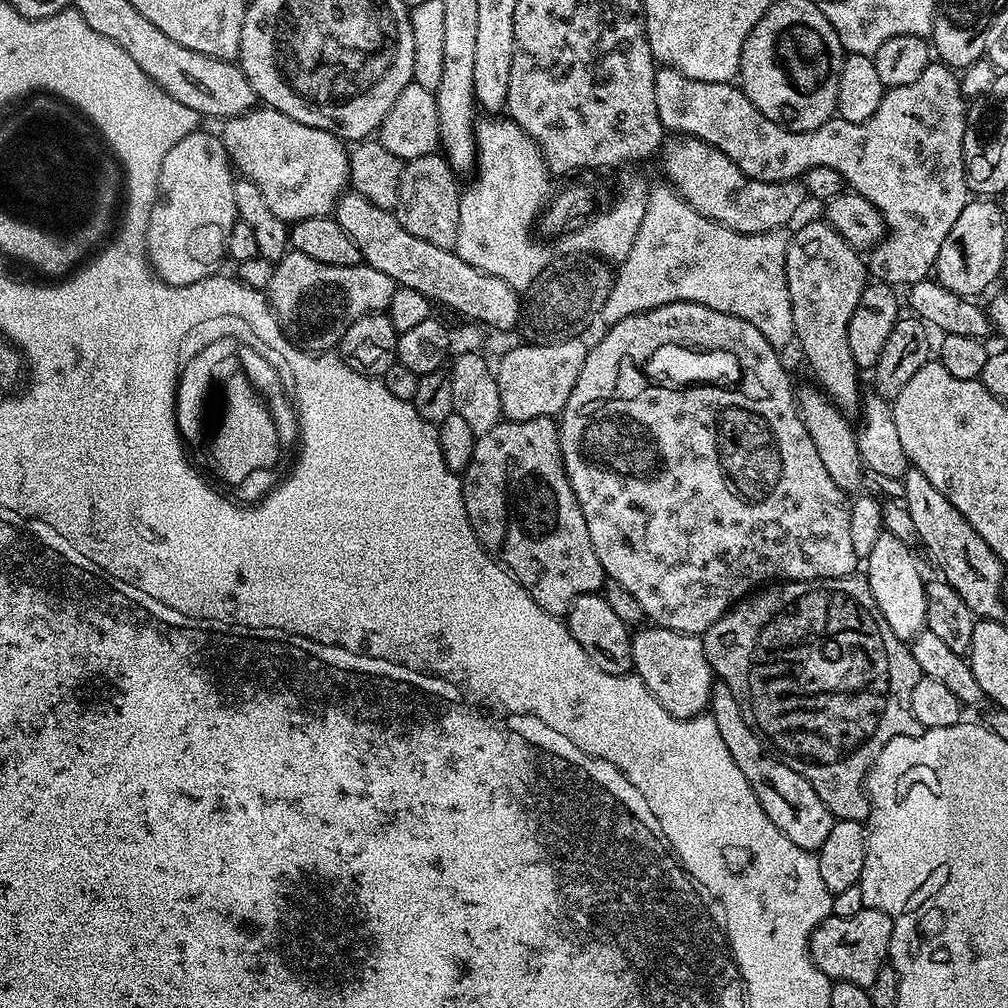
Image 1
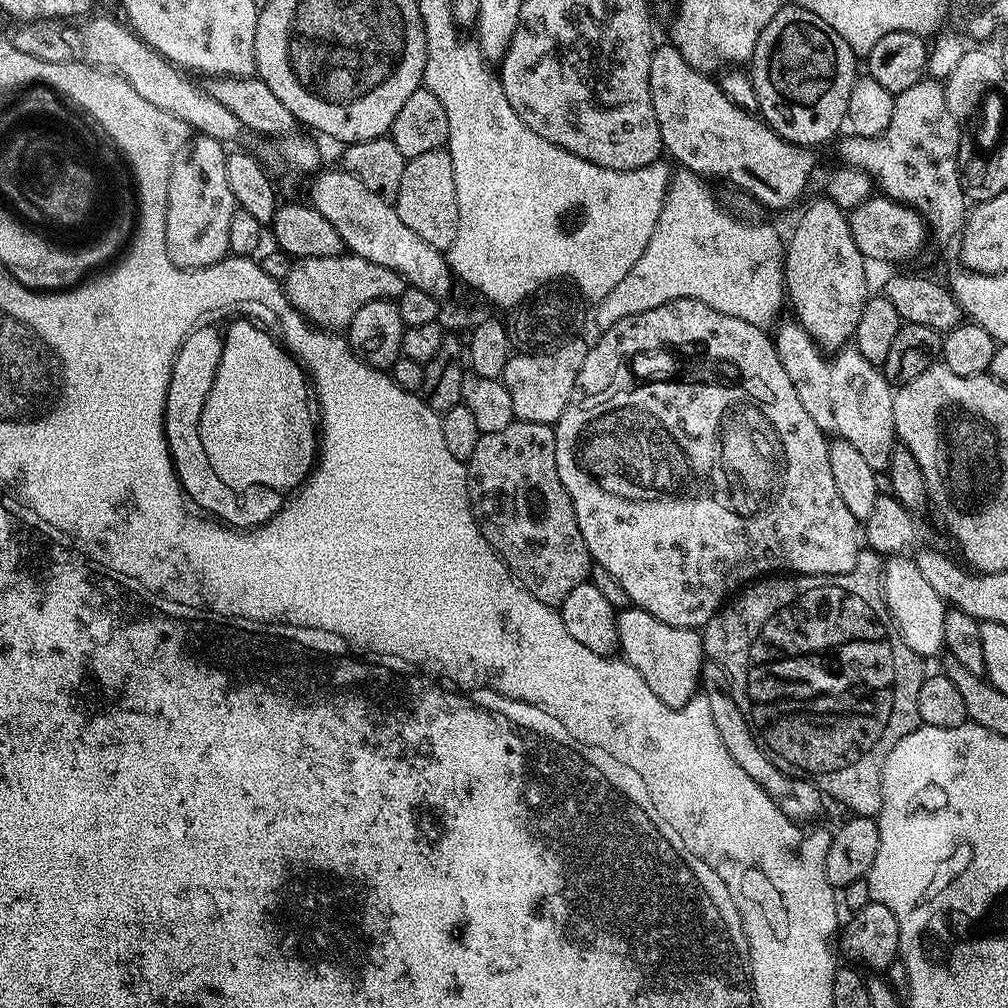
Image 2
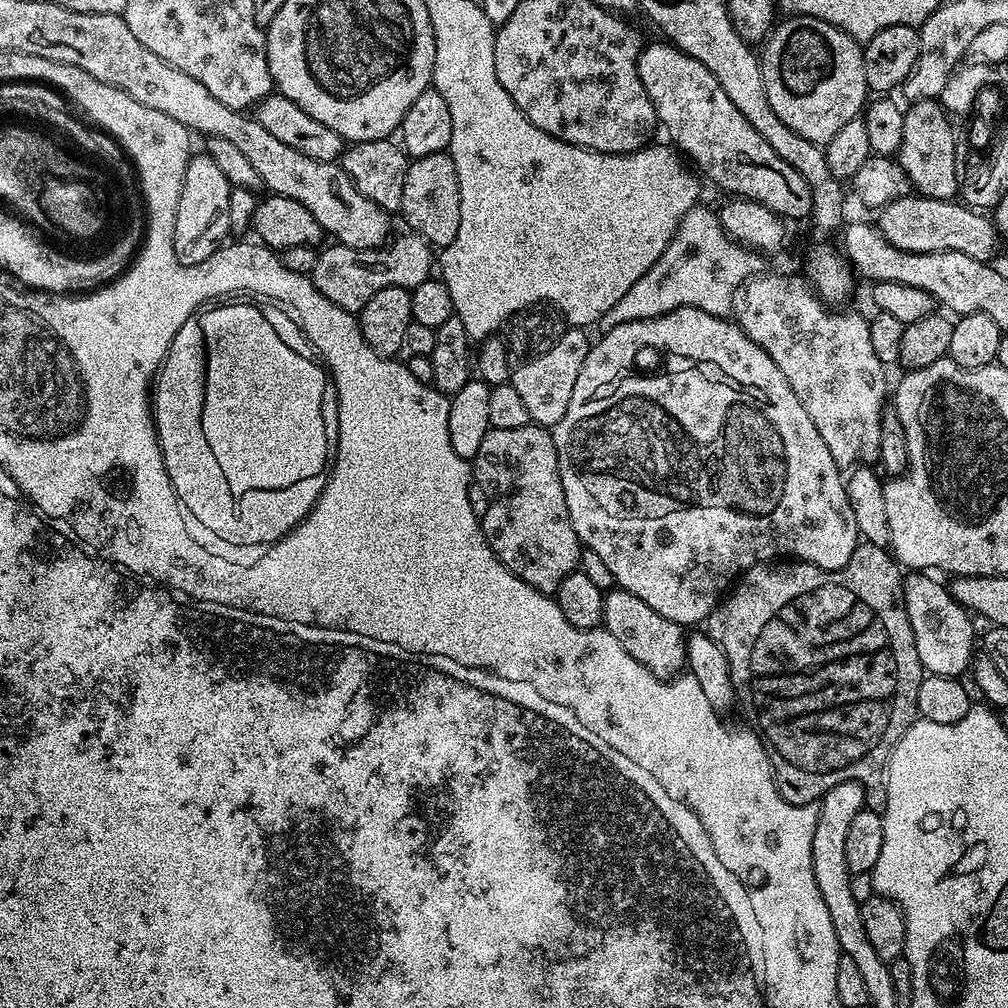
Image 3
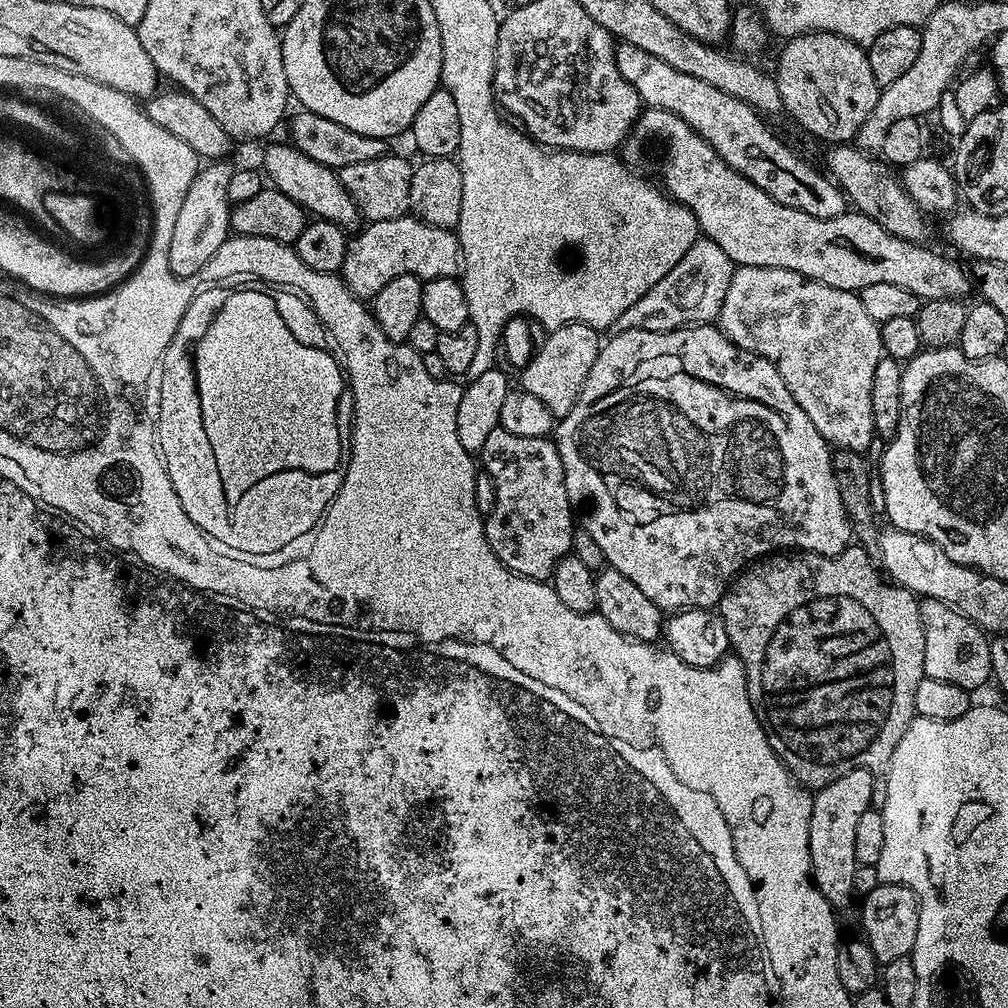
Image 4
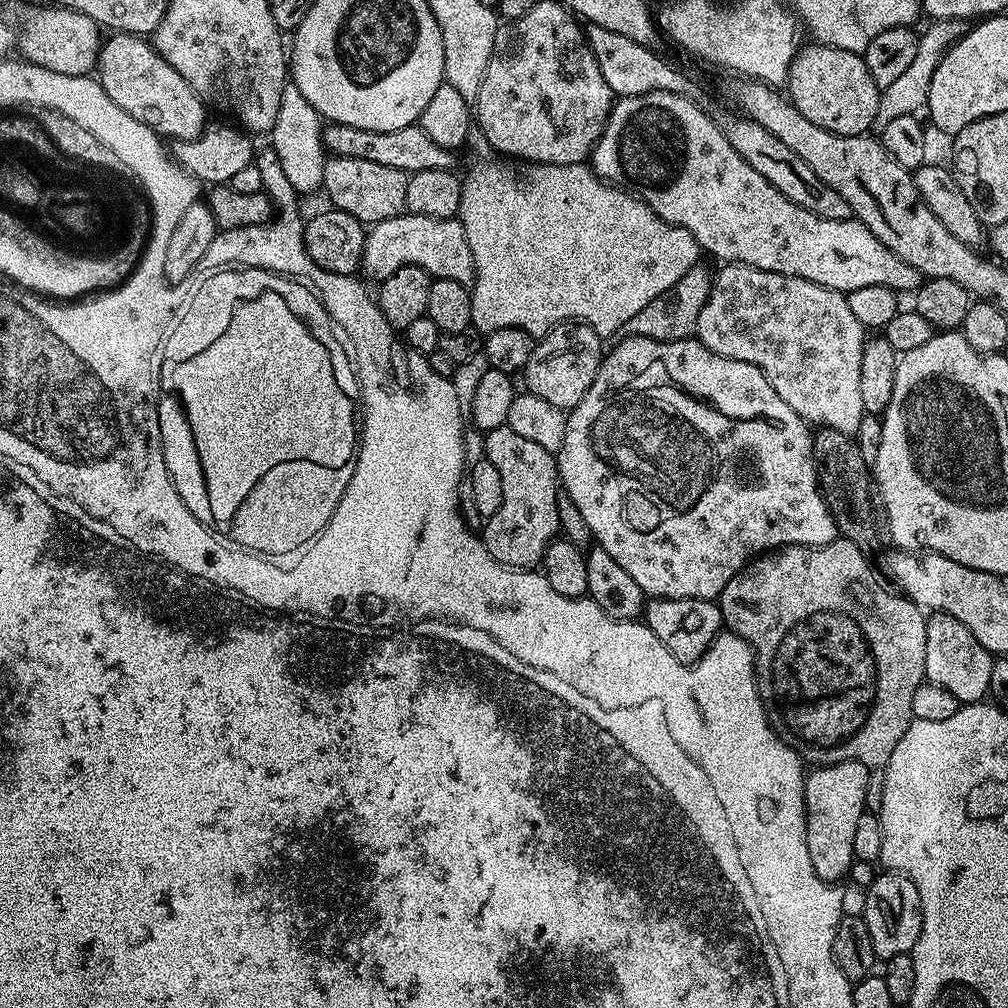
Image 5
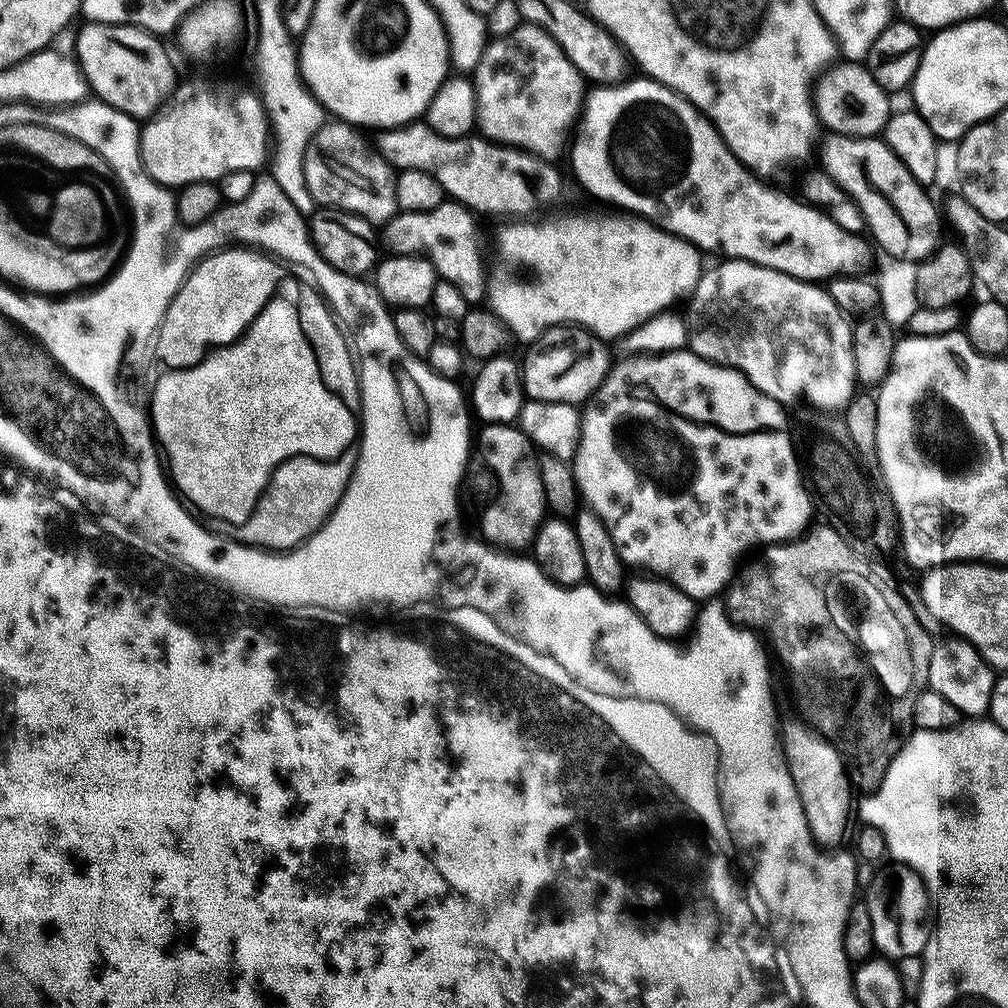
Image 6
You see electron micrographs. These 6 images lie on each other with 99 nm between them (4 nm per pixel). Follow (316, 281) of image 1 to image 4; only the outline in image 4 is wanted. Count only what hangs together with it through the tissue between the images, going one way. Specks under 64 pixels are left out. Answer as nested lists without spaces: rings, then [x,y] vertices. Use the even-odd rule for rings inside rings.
[[[409,214],[374,220],[365,232],[353,235],[348,241],[348,253],[342,262],[339,275],[355,296],[371,298],[402,274],[417,276],[420,280],[433,280],[439,276],[456,276],[461,271],[460,240],[450,228],[435,228]]]

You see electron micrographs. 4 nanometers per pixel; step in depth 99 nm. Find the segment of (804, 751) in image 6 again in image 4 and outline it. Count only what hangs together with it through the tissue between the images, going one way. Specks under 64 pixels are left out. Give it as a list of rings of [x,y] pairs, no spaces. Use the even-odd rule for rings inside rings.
[[[866,768],[850,770],[850,774],[834,778],[834,782],[819,789],[812,798],[808,835],[812,882],[836,910],[854,899],[854,870],[857,866],[854,858],[854,833],[862,814],[872,808],[872,792],[878,786],[877,781],[872,780],[875,780],[873,773]]]

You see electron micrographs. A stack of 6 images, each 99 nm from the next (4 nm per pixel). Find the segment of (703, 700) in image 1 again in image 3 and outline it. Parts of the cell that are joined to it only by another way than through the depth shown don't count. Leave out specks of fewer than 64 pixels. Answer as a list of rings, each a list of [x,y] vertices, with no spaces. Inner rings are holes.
[[[616,586],[611,591],[605,591],[602,606],[604,631],[614,634],[622,645],[622,650],[630,654],[650,674],[659,680],[671,680],[683,673],[686,668],[686,632],[681,625],[670,622],[670,618],[662,618],[658,610],[650,610],[642,598],[634,598],[625,588]]]

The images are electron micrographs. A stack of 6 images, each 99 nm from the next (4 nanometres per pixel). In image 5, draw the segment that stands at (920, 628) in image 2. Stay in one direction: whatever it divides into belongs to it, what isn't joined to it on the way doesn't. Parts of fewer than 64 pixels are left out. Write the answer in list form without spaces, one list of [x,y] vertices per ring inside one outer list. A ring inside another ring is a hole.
[[[932,612],[927,617],[926,626],[926,670],[927,683],[942,686],[950,690],[961,705],[983,701],[990,692],[990,674],[992,673],[993,655],[986,651],[982,642],[958,618],[945,612]]]

